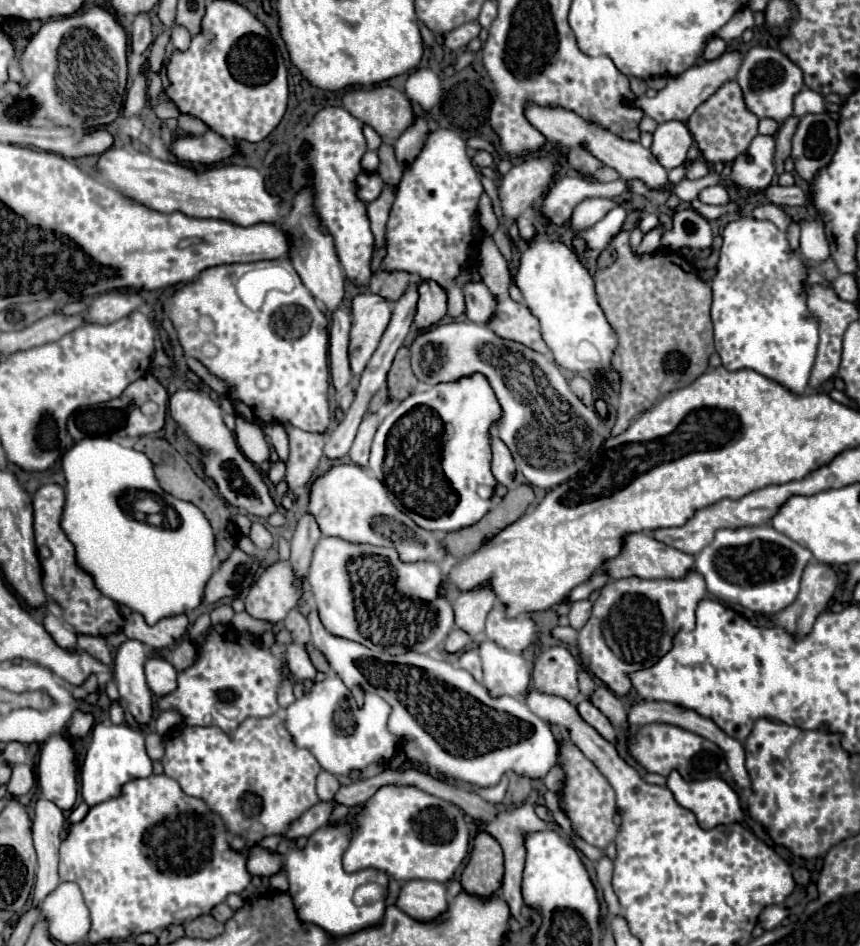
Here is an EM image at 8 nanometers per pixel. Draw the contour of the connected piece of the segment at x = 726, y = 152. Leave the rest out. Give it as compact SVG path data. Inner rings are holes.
M732 79L730 83L724 83L706 103L696 107L694 115L686 121L686 127L690 129L702 157L706 163L732 163L740 153L746 153L752 139L758 135L758 117L742 103L742 89Z

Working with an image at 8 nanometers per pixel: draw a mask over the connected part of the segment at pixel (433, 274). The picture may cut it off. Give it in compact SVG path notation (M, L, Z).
M448 129L428 135L420 155L406 167L386 225L386 257L382 269L408 271L420 279L434 279L448 291L448 315L464 313L464 293L454 279L476 257L480 229L476 221L478 199L484 193L478 169L466 155L466 143Z

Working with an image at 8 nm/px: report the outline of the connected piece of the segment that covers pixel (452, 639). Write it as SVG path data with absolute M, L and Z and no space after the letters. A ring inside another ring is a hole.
M452 629L450 635L446 637L446 641L444 641L442 647L444 647L446 653L458 653L458 651L466 649L468 643L470 643L470 637L468 637L464 631L460 631L460 629Z

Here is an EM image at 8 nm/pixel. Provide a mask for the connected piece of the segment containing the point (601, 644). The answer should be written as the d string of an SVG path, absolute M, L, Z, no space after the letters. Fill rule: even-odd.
M696 571L688 573L684 581L648 581L640 577L610 581L592 605L588 623L578 633L578 655L582 667L604 681L614 695L628 695L632 689L630 673L658 663L658 659L670 651L678 631L694 629L694 611L698 607L698 599L704 597L706 585Z

